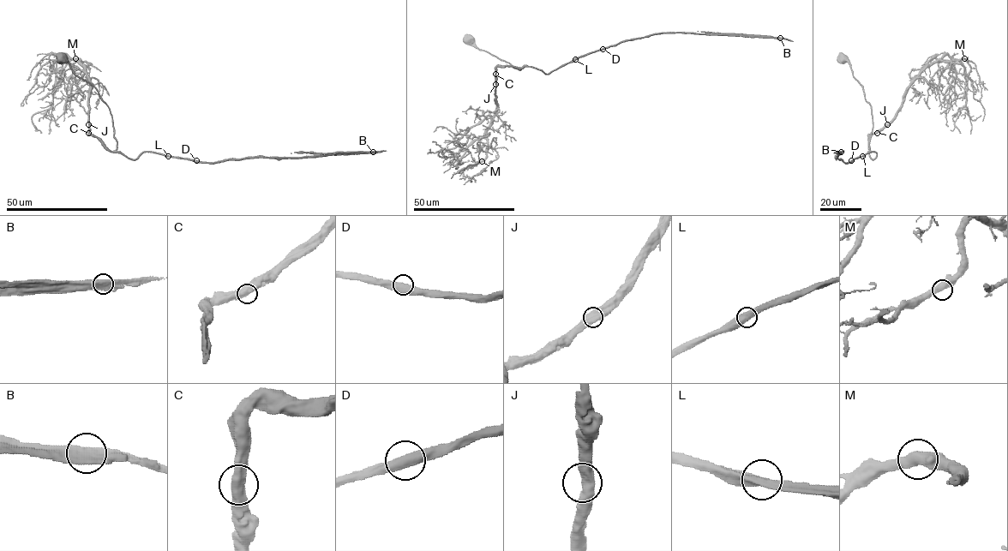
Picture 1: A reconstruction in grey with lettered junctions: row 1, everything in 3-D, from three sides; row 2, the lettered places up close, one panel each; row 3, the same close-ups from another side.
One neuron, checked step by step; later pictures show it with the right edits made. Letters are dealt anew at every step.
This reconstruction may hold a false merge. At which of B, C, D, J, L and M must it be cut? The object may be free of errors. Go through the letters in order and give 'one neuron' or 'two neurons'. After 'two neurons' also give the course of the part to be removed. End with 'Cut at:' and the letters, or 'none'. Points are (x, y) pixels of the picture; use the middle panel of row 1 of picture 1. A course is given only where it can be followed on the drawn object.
B: two neurons; foreign part runs (780, 38), (698, 31)
C: one neuron
D: one neuron
J: one neuron
L: one neuron
M: one neuron
Cut at: B

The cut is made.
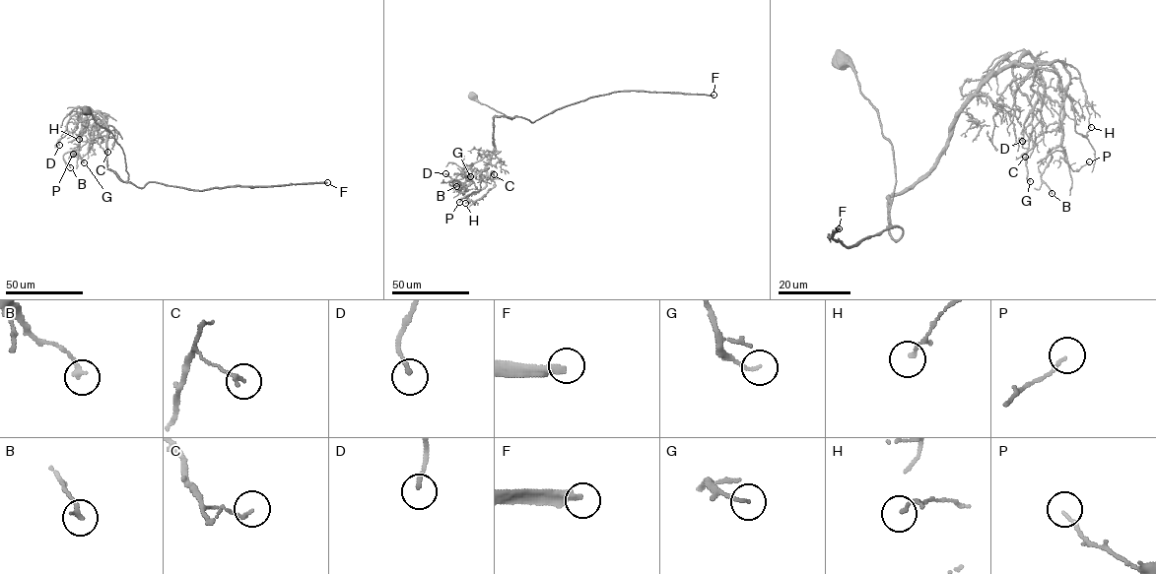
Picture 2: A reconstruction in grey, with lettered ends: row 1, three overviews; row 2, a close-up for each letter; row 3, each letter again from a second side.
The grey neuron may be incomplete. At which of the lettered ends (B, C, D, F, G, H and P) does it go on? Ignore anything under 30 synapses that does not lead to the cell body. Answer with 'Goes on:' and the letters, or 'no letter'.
Goes on: F

